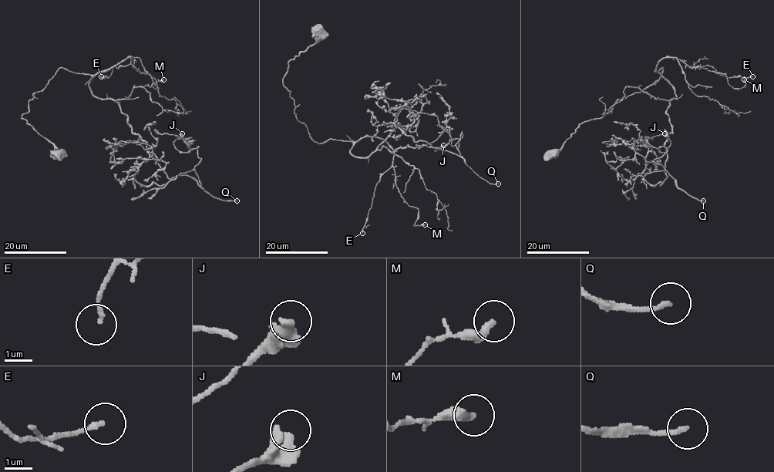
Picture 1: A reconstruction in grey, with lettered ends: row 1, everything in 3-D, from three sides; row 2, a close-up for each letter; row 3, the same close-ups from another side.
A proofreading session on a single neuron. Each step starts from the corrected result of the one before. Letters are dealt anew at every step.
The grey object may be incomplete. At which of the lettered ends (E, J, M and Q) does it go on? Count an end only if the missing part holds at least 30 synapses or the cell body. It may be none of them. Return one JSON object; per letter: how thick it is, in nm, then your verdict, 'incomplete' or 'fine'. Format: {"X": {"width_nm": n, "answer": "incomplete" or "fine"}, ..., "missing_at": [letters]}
{"E": {"width_nm": 130, "answer": "fine"}, "J": {"width_nm": 340, "answer": "fine"}, "M": {"width_nm": 340, "answer": "fine"}, "Q": {"width_nm": 170, "answer": "incomplete"}, "missing_at": ["Q"]}

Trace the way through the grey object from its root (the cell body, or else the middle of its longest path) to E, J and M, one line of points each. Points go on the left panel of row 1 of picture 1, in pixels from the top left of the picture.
E: (58, 153), (21, 118), (28, 102), (60, 67), (96, 75), (132, 57), (101, 76)
J: (58, 153), (21, 116), (60, 67), (91, 76), (169, 178), (197, 180), (182, 133)
M: (58, 153), (21, 116), (60, 67), (96, 75), (132, 57), (155, 89), (163, 79)

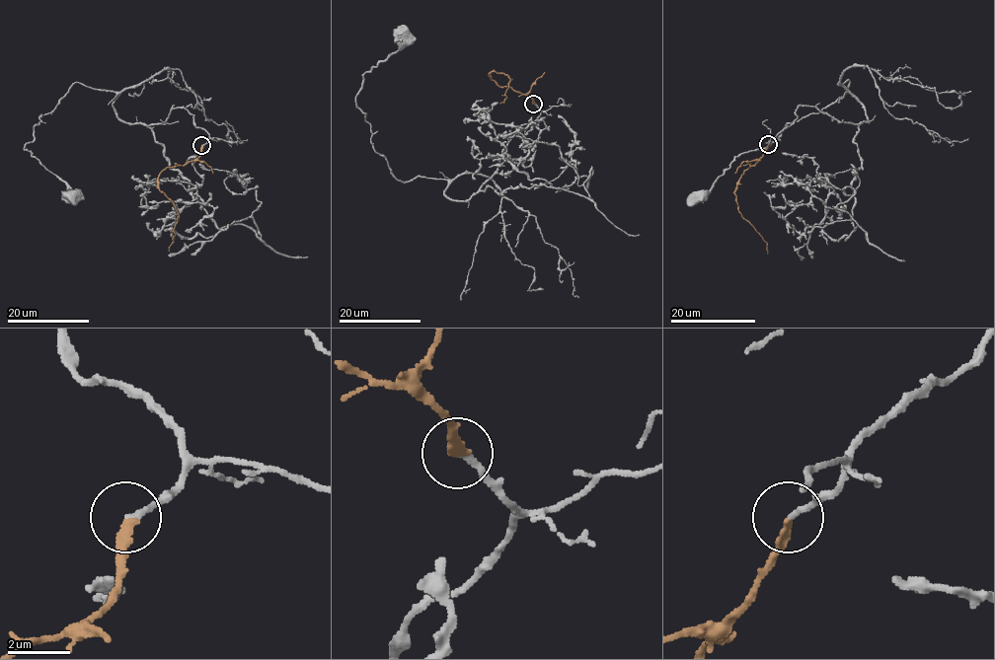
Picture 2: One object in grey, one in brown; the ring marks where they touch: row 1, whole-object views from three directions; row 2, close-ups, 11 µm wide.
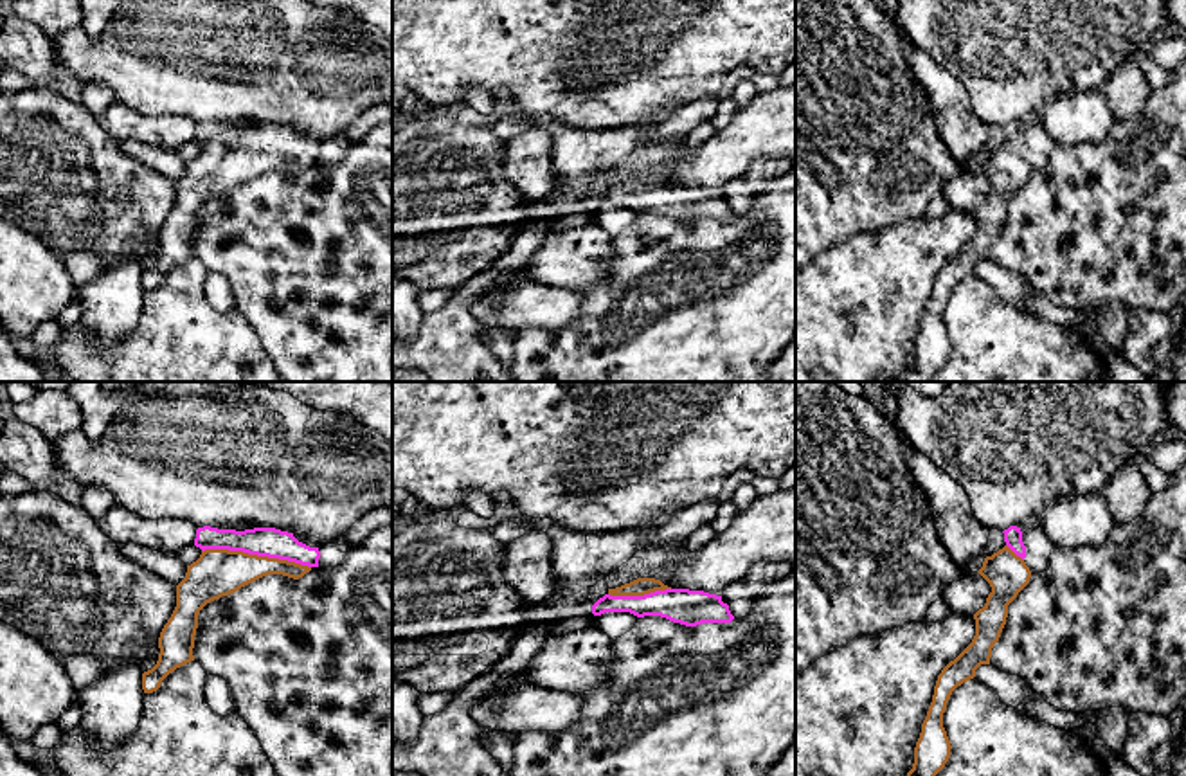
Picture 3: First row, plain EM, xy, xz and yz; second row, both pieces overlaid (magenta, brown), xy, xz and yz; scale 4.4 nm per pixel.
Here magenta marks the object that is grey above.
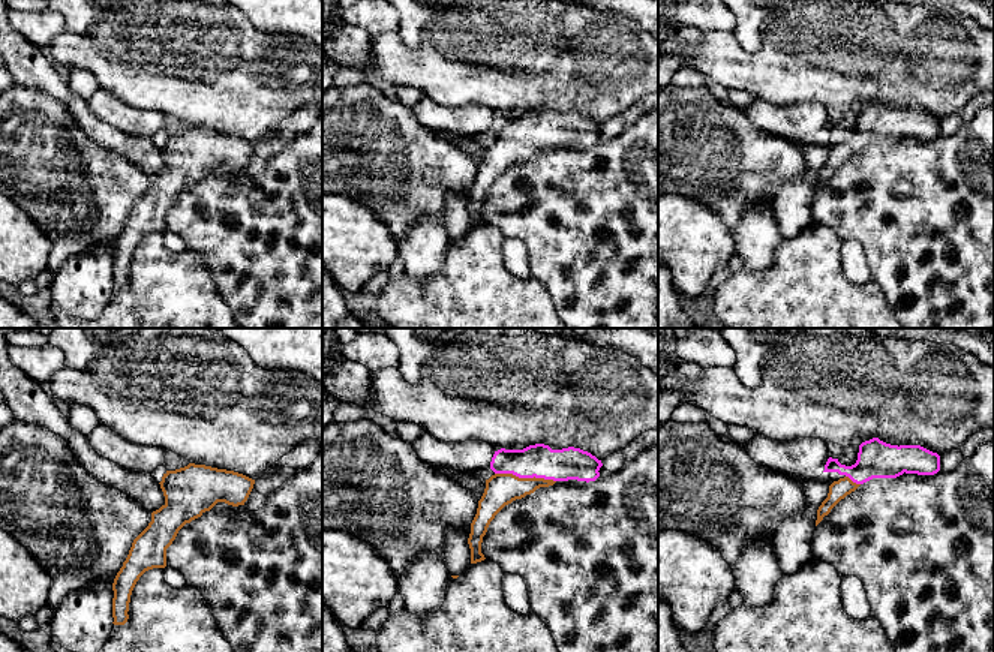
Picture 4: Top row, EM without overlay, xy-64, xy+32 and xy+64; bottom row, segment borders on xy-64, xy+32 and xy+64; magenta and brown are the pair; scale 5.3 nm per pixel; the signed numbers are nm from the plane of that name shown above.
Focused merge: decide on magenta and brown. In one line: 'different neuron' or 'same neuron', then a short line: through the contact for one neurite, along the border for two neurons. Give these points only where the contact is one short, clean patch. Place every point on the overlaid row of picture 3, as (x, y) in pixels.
same neuron; line xy (270, 542), (256, 553), (231, 559), (216, 573)

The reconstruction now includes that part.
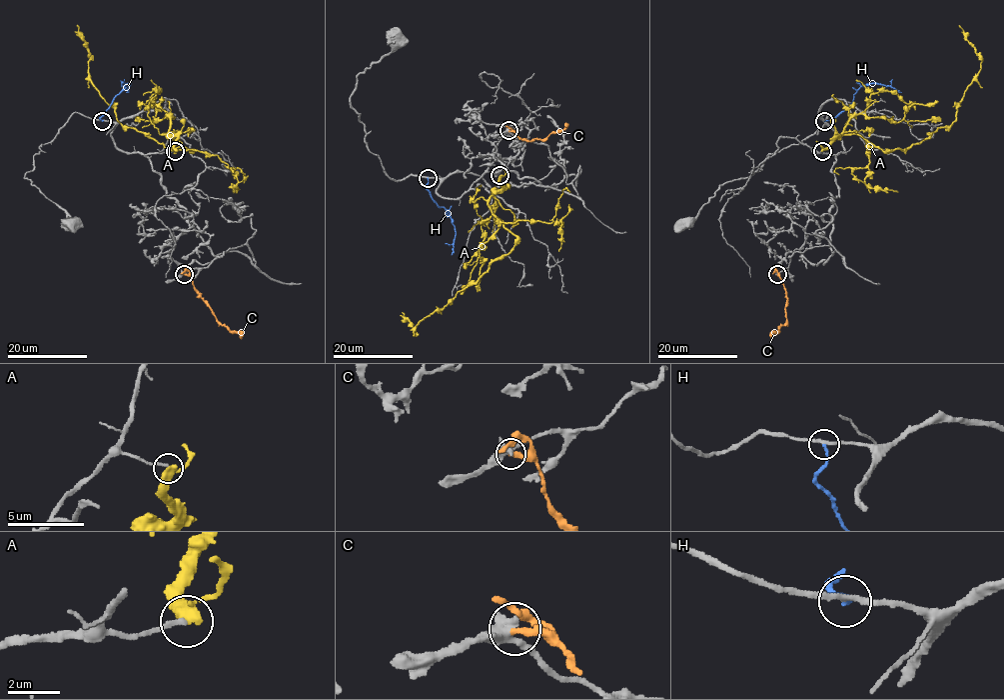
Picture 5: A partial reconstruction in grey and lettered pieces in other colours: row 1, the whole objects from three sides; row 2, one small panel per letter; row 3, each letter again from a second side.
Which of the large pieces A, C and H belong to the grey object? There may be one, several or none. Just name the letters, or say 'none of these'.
none of these

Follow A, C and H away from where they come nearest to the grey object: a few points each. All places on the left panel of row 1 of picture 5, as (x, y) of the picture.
A: (175, 150), (176, 137), (163, 134), (191, 150), (168, 149), (116, 118), (91, 82), (87, 44), (77, 25)
C: (184, 274), (191, 278), (196, 291), (219, 322), (231, 331), (239, 332), (242, 338)
H: (102, 120), (100, 118), (117, 94), (129, 83), (126, 92)

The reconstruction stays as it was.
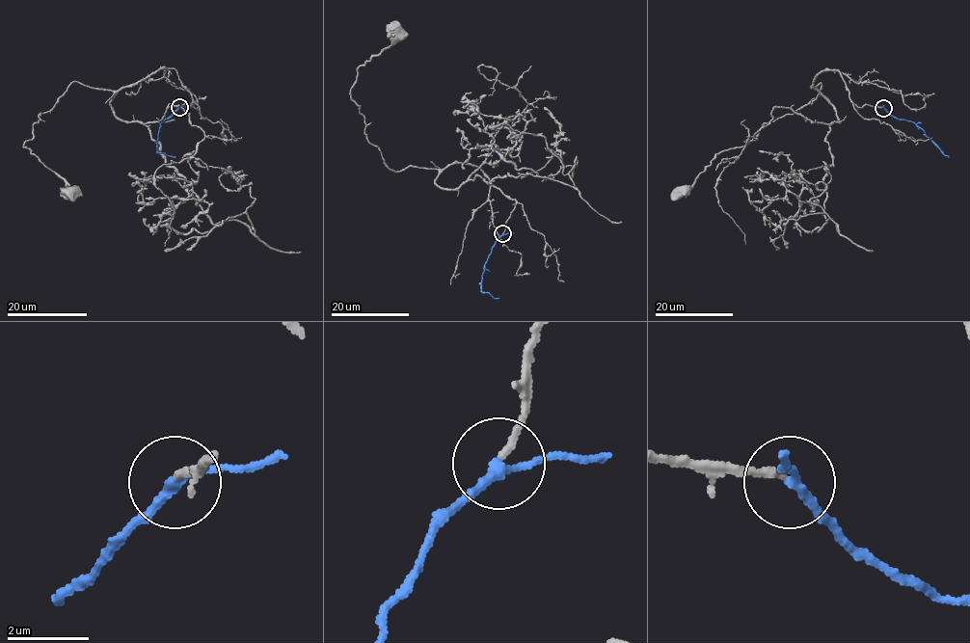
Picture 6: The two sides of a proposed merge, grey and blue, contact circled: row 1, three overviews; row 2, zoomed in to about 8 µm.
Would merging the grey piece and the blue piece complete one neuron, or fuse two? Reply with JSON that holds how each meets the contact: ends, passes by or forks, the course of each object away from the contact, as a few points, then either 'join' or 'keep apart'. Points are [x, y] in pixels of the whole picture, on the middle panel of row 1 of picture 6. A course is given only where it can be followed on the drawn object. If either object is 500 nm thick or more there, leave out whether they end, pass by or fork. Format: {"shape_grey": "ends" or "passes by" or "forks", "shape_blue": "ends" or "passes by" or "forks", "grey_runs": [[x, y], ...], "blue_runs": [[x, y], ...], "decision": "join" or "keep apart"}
{"shape_grey": "ends", "shape_blue": "passes by", "grey_runs": [[503, 233], [516, 202], [475, 166], [391, 170], [368, 142], [350, 89], [359, 67], [397, 32]], "blue_runs": [[503, 233], [485, 265], [481, 290], [494, 298], [498, 297]], "decision": "join"}

